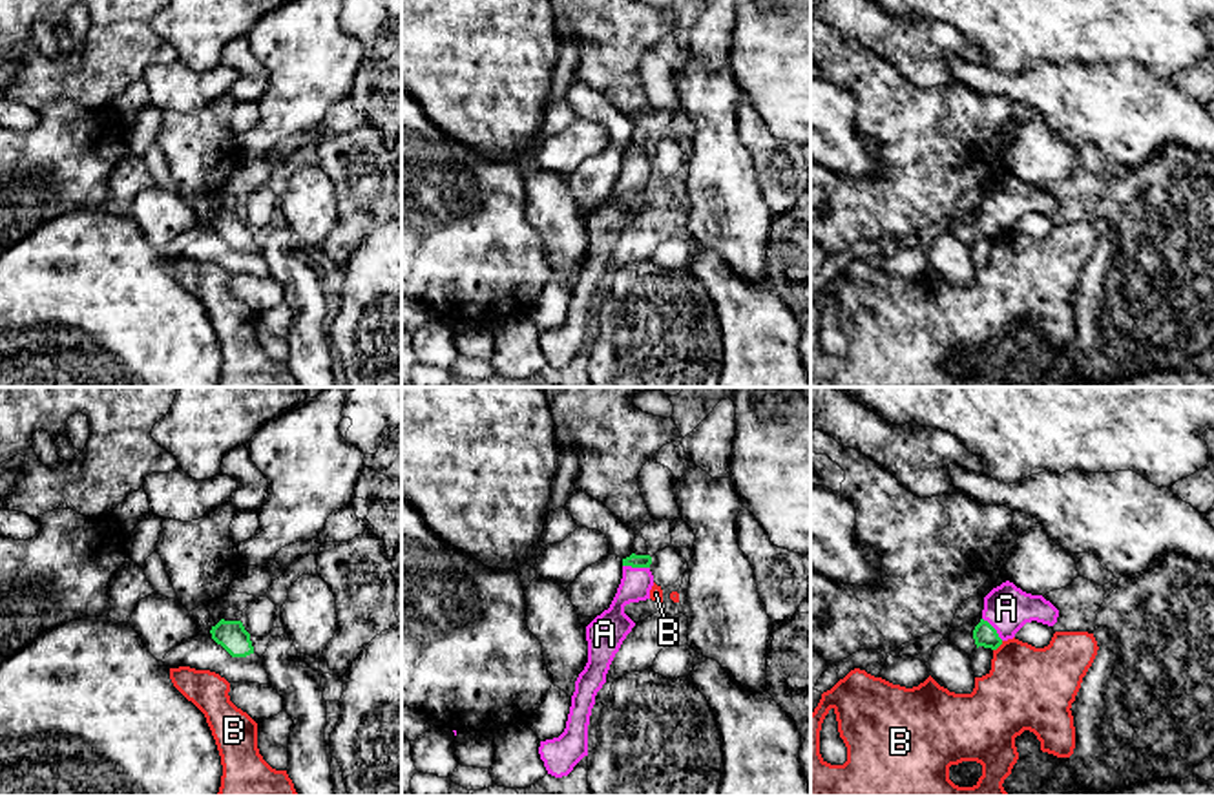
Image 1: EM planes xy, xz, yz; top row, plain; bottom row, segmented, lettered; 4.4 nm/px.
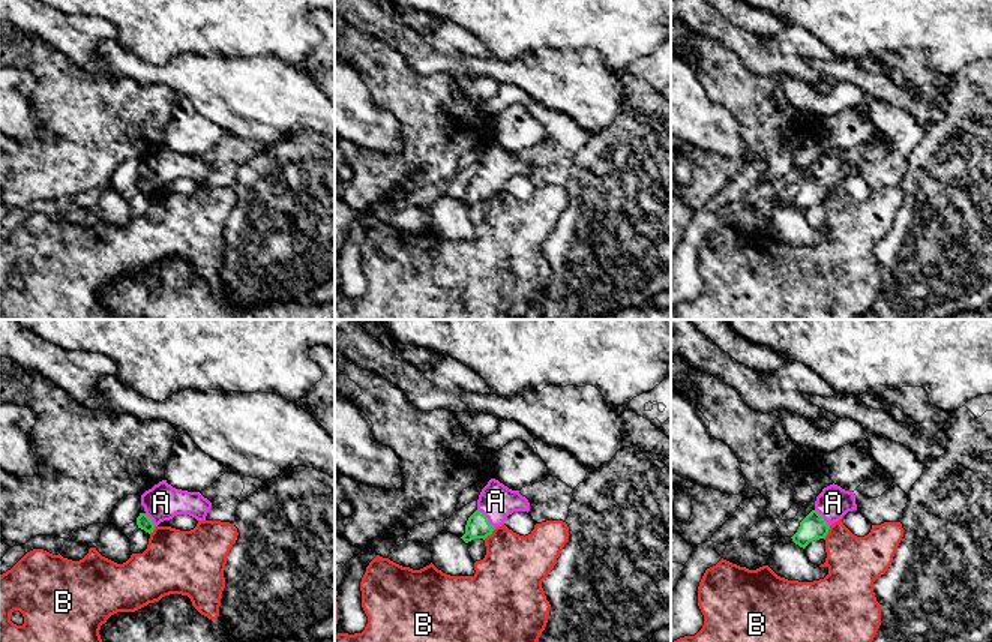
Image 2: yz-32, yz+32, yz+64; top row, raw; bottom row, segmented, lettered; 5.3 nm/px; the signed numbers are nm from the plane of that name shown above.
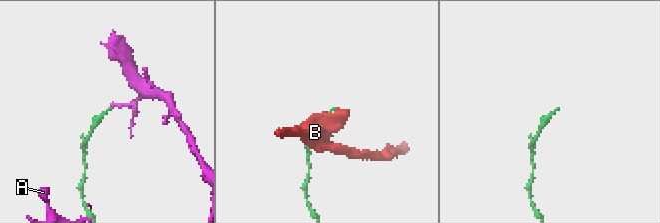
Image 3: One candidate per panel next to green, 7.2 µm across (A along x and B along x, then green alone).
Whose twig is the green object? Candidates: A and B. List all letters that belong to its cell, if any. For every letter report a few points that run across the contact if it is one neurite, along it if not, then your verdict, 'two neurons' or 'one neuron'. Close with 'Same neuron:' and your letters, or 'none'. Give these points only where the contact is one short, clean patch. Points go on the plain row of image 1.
A: line xz (636, 152), (636, 157), (636, 174); one neuron
B: two neurons
Same neuron: A

